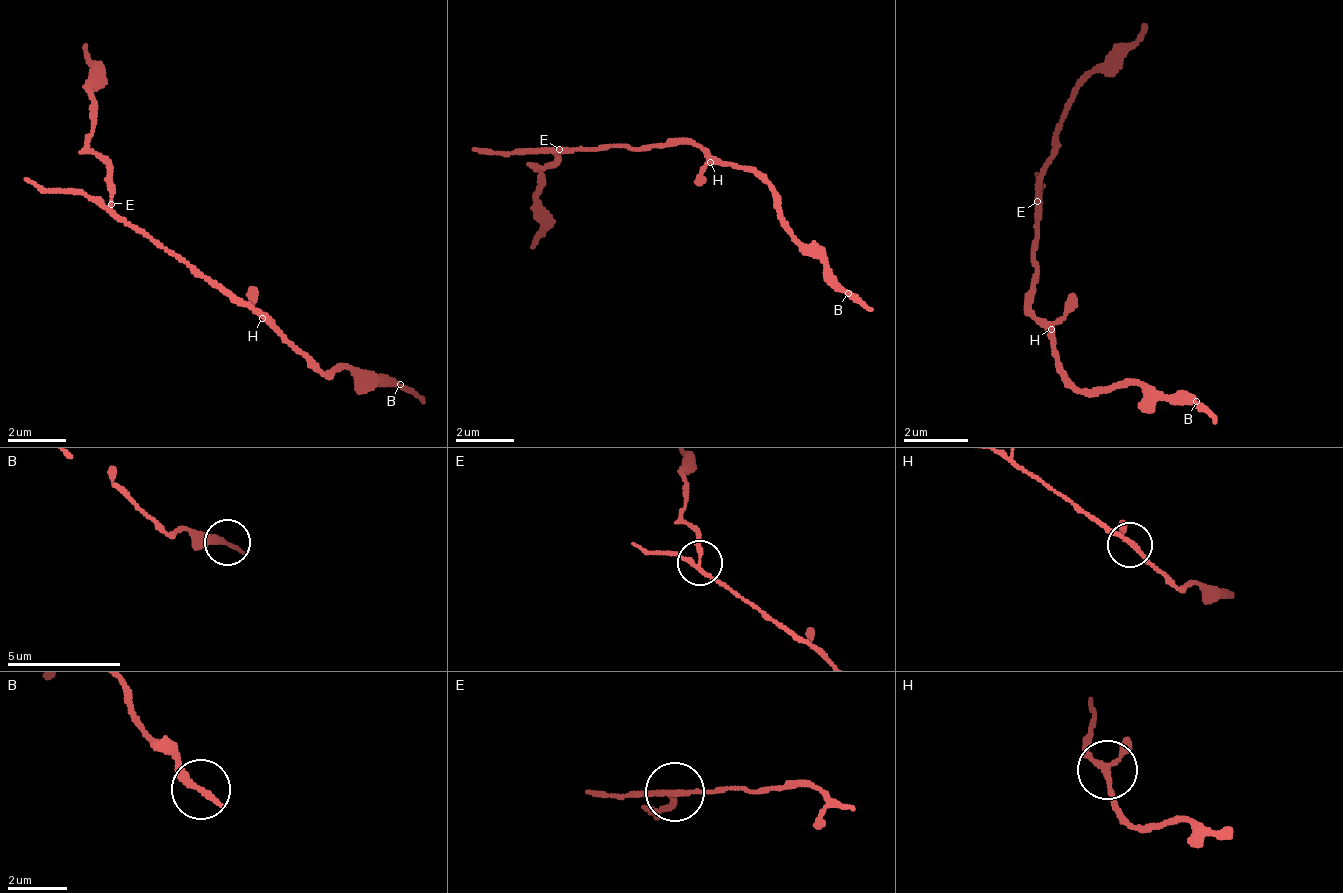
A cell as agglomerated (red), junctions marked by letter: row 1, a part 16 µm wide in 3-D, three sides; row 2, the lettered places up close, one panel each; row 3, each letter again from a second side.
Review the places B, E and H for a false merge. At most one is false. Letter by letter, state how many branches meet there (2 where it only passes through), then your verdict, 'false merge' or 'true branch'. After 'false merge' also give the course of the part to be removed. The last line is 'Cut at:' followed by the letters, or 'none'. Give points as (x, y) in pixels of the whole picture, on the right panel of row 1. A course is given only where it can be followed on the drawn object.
B: 1 branches meet; true branch
E: 3 branches meet; false merge; foreign part runs (1035, 199), (1075, 86), (1148, 21)
H: 3 branches meet; true branch
Cut at: E

